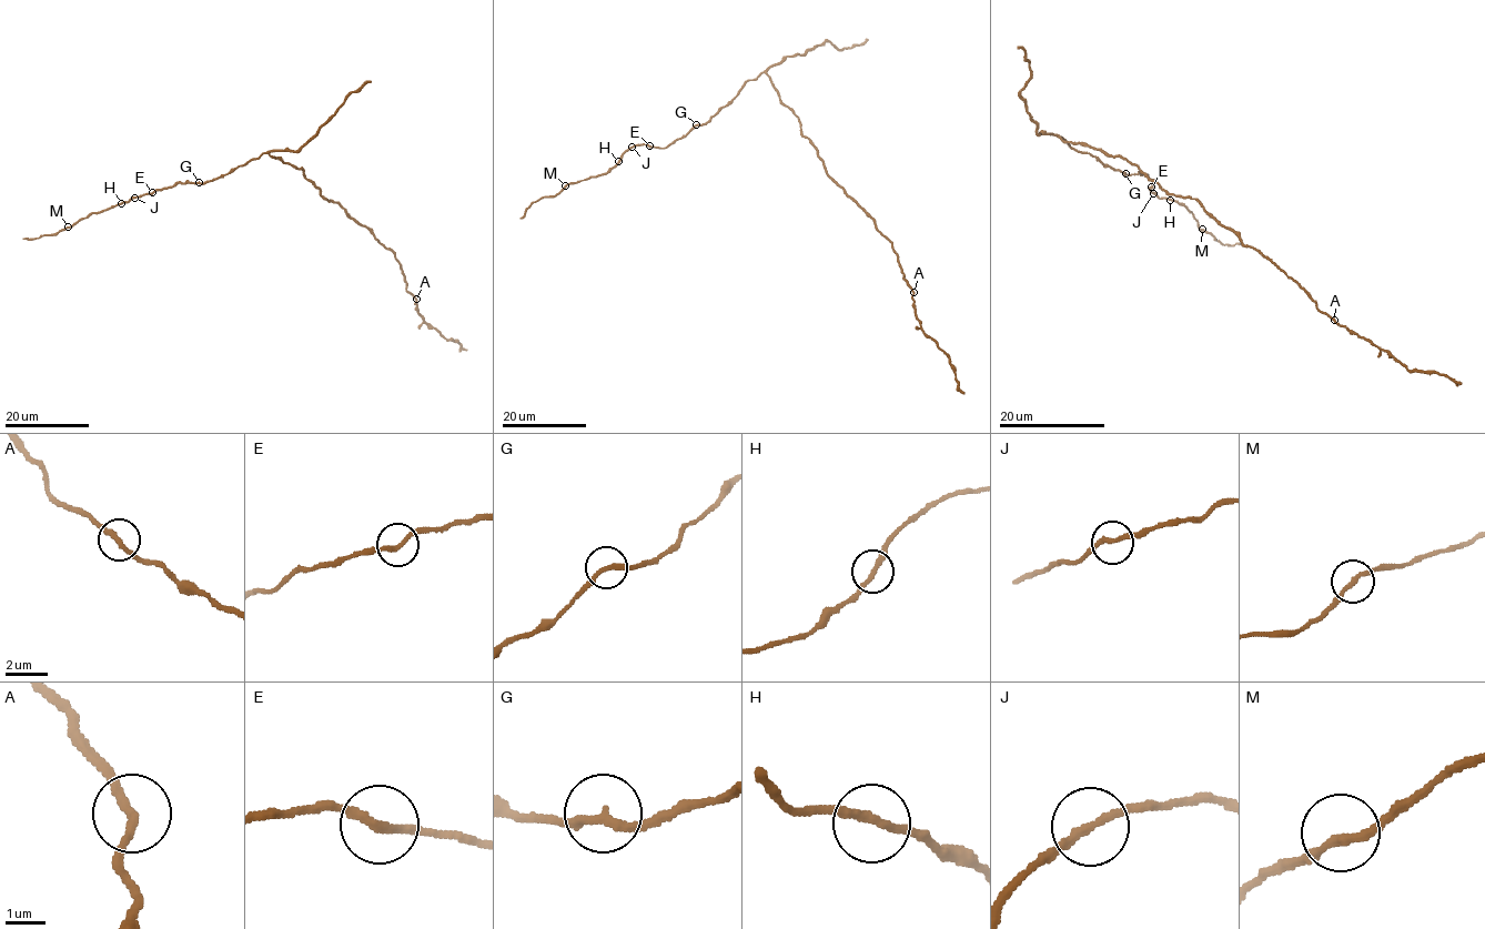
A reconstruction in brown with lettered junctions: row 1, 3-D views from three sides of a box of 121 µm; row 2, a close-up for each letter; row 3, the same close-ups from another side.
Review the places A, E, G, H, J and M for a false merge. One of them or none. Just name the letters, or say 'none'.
none

